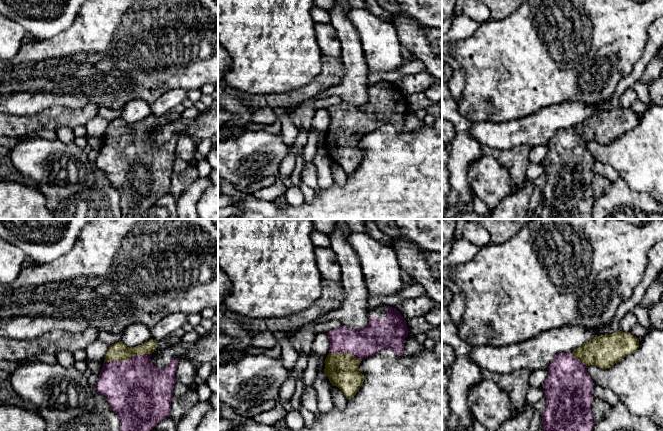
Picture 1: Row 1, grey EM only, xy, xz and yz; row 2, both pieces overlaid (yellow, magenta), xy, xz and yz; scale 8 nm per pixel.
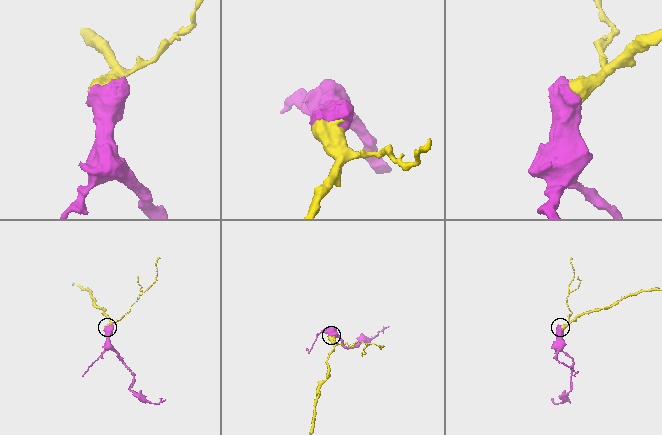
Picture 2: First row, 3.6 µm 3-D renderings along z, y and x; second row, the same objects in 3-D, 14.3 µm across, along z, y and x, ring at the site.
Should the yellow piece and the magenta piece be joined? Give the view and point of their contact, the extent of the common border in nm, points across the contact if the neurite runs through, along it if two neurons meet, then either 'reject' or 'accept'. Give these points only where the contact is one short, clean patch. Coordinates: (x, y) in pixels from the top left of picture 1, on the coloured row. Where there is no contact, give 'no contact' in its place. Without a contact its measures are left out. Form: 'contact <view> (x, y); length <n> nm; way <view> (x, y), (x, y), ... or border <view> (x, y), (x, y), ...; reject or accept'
contact xy (127, 359); length 380 nm; accept

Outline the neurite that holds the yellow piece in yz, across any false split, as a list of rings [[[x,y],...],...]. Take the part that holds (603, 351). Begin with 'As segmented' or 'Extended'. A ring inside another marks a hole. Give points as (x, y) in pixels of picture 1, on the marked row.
Extended. [[[618,331],[609,335],[596,336],[587,341],[582,346],[573,350],[572,353],[558,353],[549,364],[548,378],[542,385],[545,389],[547,406],[542,413],[543,431],[592,431],[595,425],[591,412],[591,404],[594,398],[592,390],[595,386],[593,380],[587,373],[587,367],[595,365],[599,368],[607,369],[627,355],[635,352],[639,348],[639,338],[632,336],[629,332]]]

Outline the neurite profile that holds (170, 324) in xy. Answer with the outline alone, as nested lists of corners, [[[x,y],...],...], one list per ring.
[[[172,313],[165,316],[161,321],[150,328],[153,340],[165,340],[171,334],[180,330],[187,322],[187,315],[184,313]]]

